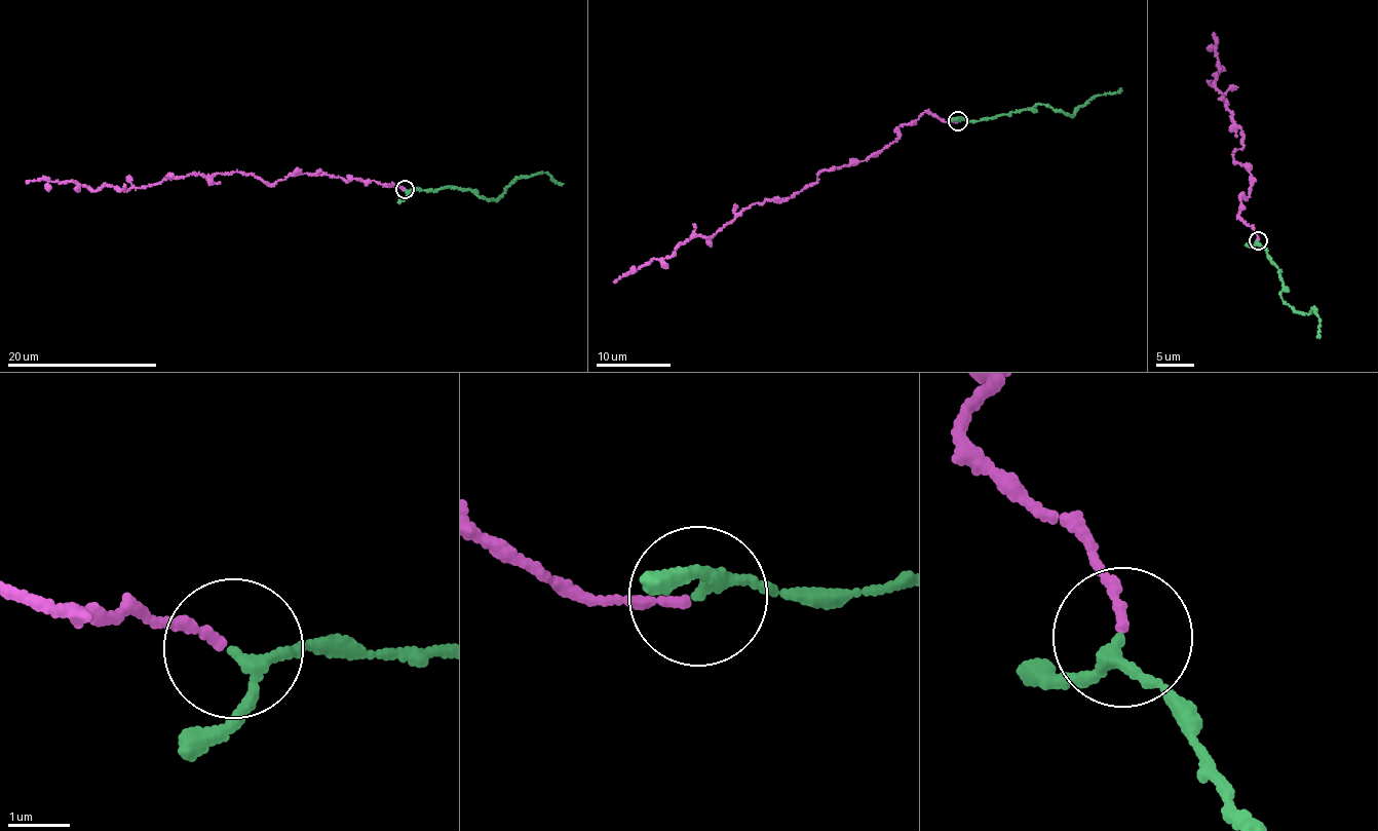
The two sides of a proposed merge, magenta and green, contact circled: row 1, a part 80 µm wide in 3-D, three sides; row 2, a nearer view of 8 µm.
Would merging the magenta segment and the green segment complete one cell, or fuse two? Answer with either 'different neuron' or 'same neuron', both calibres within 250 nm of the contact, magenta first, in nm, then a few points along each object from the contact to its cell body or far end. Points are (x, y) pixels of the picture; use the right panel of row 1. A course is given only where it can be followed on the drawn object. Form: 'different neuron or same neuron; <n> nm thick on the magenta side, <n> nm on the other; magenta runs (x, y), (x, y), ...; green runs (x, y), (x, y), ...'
same neuron; 140 nm thick on the magenta side, 160 nm on the other; magenta runs (1257, 239), (1238, 215), (1252, 175), (1234, 160), (1243, 136), (1214, 85), (1219, 66), (1214, 34); green runs (1257, 240), (1279, 270), (1283, 299), (1296, 311), (1312, 312), (1313, 308), (1319, 318), (1317, 337)

